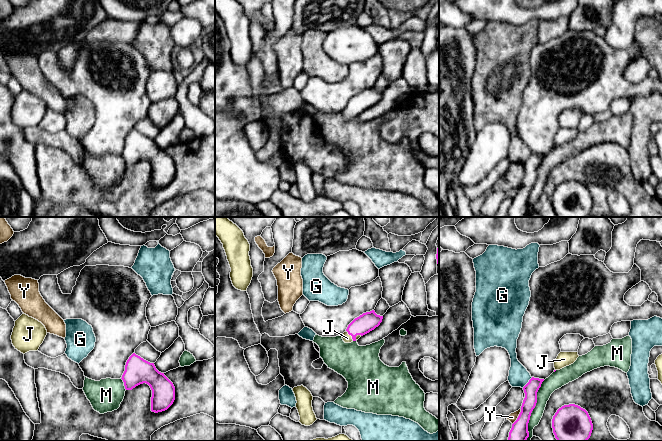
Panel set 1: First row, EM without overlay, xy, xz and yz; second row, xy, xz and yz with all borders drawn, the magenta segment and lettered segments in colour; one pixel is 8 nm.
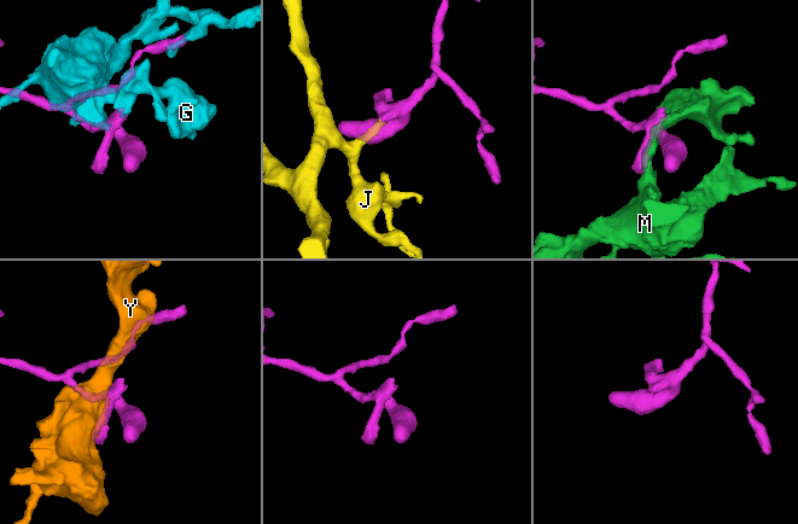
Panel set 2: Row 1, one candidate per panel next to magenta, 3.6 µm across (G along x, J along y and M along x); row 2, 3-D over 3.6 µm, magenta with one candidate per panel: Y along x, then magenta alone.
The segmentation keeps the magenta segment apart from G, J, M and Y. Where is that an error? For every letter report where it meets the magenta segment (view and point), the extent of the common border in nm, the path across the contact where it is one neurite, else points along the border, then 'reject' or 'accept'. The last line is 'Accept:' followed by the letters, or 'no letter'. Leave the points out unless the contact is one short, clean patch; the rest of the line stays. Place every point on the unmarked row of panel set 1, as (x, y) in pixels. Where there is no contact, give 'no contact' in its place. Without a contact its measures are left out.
G: contact yz (528, 158); length 120 nm; border yz (532, 153), (522, 163); reject
J: contact xz (350, 110); length 110 nm; way xz (368, 97), (350, 110), (347, 114); accept
M: contact yz (532, 186); length 500 nm; reject
Y: contact yz (518, 193); length 150 nm; reject
Accept: J

